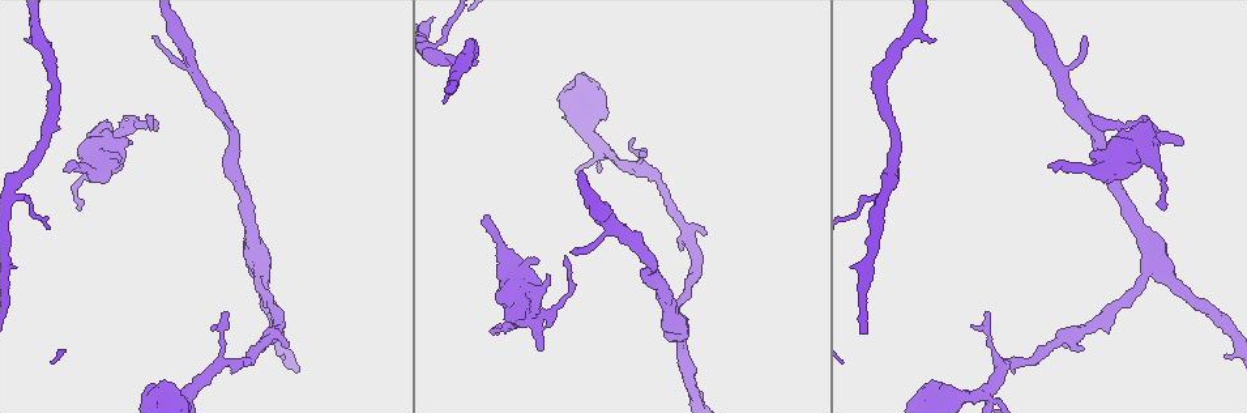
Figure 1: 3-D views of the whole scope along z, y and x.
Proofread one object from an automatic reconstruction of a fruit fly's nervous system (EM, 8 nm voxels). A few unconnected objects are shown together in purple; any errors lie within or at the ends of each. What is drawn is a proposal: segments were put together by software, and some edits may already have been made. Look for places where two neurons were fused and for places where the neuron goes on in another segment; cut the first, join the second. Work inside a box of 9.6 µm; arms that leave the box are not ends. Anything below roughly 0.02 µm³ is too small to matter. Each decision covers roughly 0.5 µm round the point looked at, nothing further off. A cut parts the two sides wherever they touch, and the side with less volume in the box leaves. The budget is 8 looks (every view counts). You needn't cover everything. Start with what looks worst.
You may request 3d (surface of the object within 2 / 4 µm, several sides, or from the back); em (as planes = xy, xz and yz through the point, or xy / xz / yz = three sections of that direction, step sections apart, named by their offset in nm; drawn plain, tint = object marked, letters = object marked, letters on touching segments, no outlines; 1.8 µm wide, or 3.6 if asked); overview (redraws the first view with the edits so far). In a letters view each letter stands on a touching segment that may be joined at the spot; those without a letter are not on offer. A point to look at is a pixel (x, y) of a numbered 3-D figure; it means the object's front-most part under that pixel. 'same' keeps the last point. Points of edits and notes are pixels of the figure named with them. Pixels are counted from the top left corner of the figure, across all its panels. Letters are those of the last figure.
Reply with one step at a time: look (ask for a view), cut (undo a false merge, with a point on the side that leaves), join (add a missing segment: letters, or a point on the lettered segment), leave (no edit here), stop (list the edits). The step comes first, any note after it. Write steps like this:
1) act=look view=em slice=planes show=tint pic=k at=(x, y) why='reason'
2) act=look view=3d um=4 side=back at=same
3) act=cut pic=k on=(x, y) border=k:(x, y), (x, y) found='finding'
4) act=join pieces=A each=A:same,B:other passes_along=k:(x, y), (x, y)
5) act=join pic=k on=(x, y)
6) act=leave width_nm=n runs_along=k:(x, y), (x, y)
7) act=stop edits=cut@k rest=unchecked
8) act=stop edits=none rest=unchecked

act=look view=3d um=2 pic=1 at=(70, 165) why='an open end'

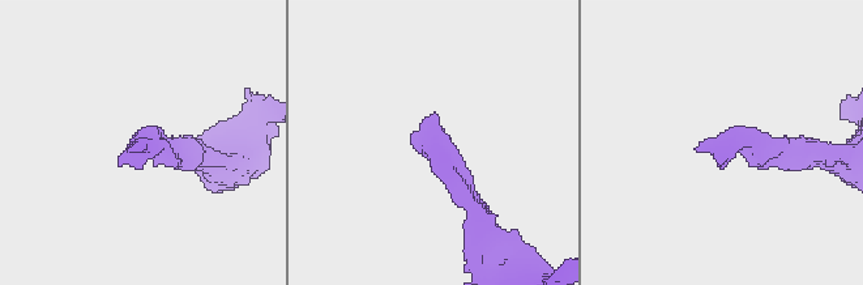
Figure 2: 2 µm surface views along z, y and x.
act=look view=em slice=xz step=8 show=tint pic=2 at=(699, 151)

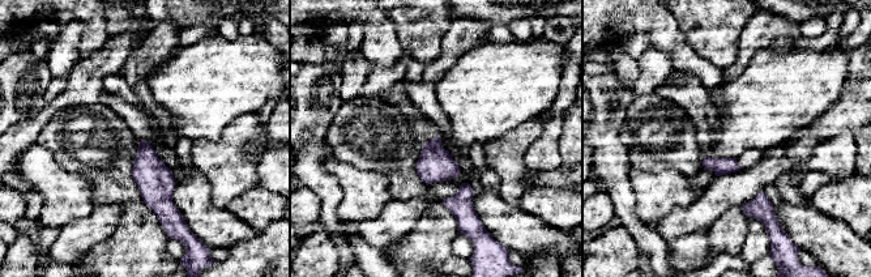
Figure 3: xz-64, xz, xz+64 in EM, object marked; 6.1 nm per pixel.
act=look view=em slice=planes show=letters at=same why='cut it another way'

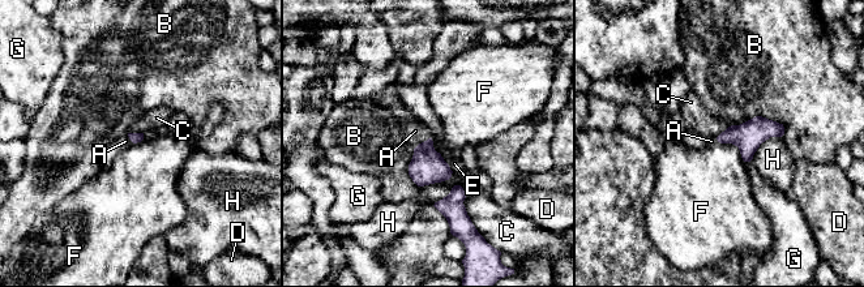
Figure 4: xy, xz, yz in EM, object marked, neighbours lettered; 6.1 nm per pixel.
act=join pieces=A each=A:same,B:other,C:other,D:other,E:other,F:other,G:other,H:other passes_along=4:(427, 166), (424, 141), (415, 131) found='the neuron continues'

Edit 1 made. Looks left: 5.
act=look view=overview why='redraw'

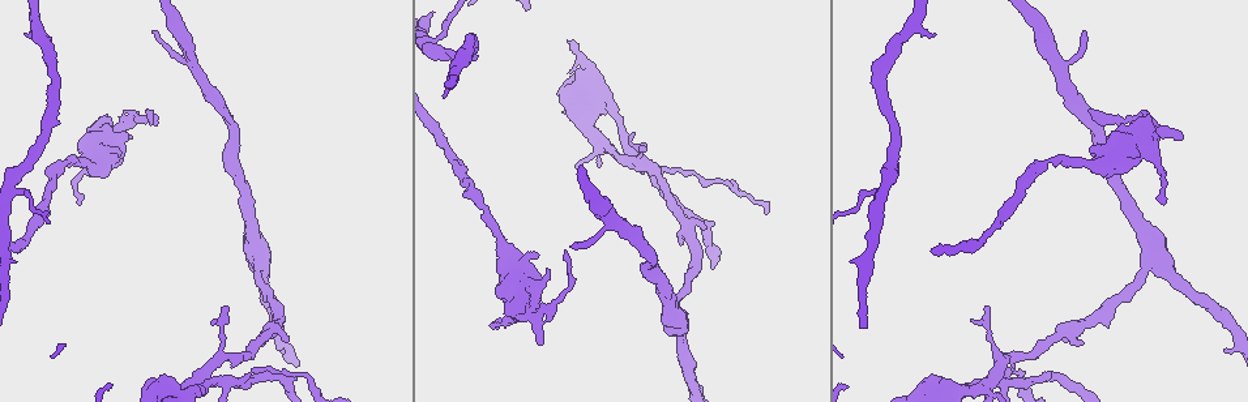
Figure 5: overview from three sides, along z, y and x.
act=look view=3d um=4 side=back pic=5 at=(441, 37) why='sharp bend'

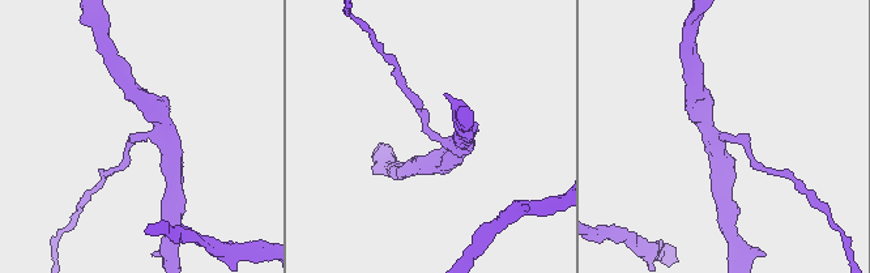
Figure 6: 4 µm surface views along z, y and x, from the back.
act=look view=em slice=planes show=letters pic=6 at=(140, 136)

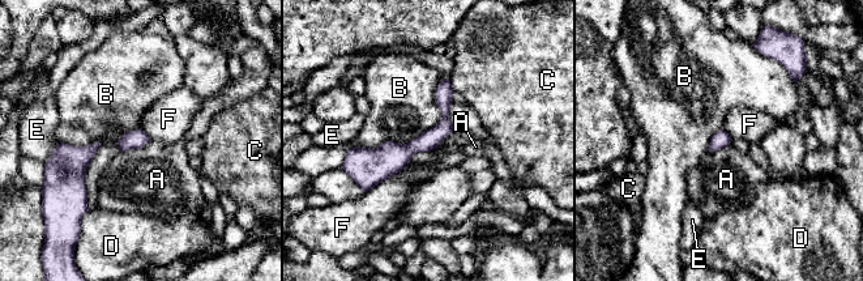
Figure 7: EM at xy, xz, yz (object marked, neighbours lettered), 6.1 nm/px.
act=leave width_nm=110 longest_contact=B:800nm each=A:other,B:other,C:other,D:other,E:other,F:other found='one neuron here'

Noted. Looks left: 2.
act=look view=em slice=yz step=16 show=letters pic=5 at=(445, 97) why='an open end'

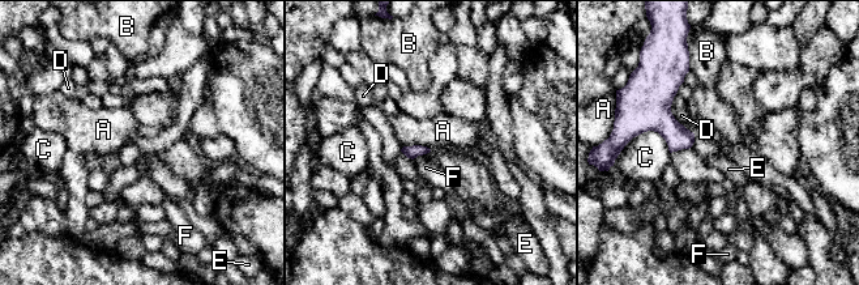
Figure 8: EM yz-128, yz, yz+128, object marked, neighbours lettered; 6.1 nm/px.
act=look view=em slice=planes show=letters at=same

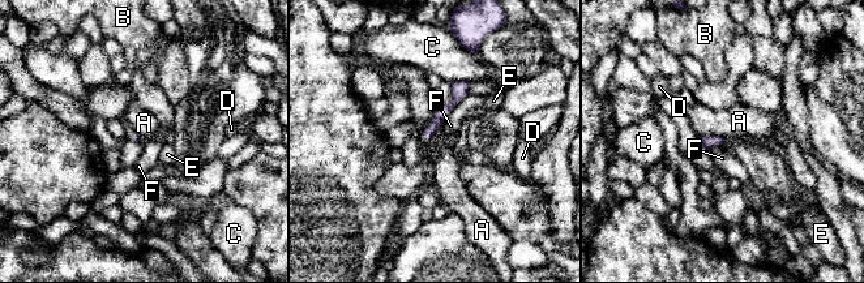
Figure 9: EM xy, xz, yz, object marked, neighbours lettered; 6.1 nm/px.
act=leave longest_contact=F:260nm each=A:other,B:other,C:other,D:other,E:other,F:other border=9:(698, 137), (722, 136), (726, 140) found='none of them fits'

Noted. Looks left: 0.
act=stop edits=join@4 rest=unchecked

